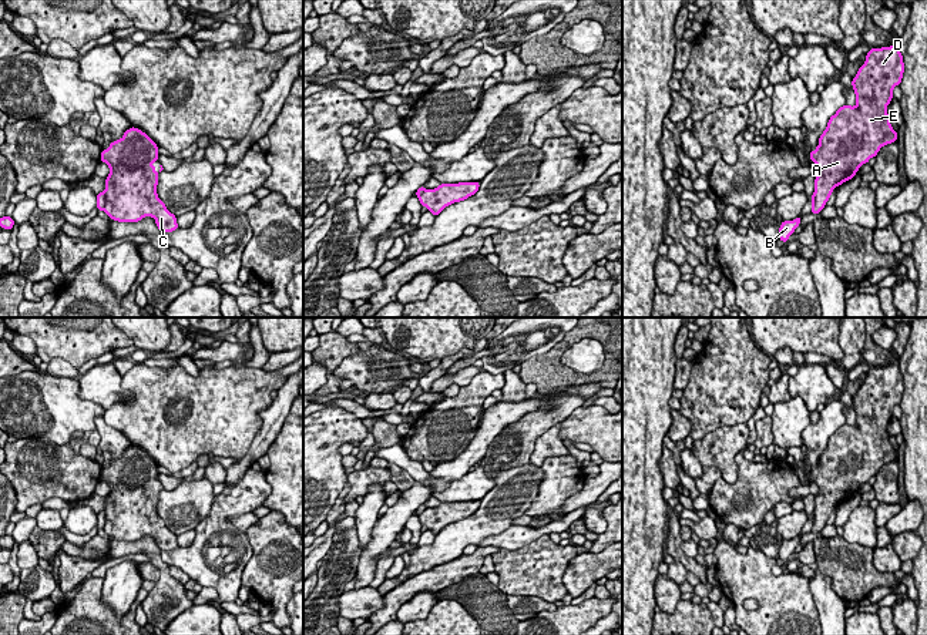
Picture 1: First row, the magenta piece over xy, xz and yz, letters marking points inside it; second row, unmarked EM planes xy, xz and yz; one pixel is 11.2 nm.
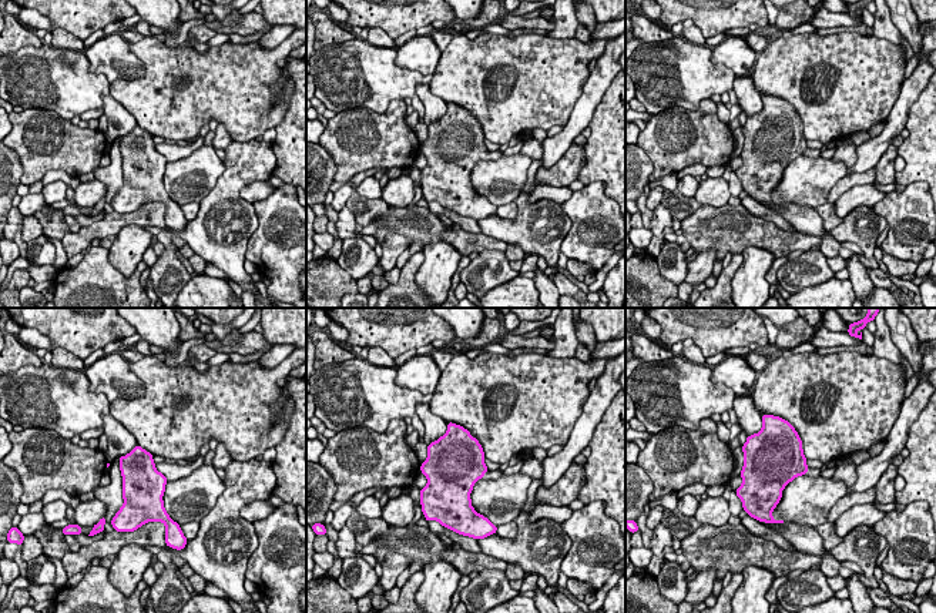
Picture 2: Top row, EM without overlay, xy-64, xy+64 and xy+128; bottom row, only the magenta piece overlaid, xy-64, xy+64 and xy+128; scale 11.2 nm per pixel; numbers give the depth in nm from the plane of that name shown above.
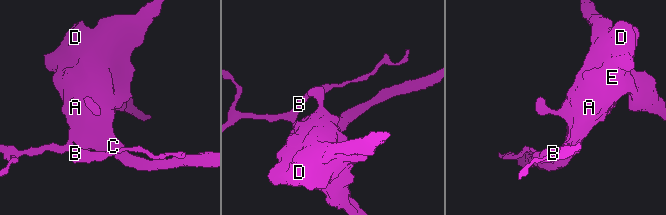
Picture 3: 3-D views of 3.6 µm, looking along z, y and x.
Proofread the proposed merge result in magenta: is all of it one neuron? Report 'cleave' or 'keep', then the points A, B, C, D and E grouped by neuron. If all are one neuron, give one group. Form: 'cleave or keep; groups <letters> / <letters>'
cleave; groups A C D E / B

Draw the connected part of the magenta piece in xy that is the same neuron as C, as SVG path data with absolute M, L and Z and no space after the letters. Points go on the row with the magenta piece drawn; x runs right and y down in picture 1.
M131 125L121 140L110 144L107 149L101 151L100 161L110 168L110 175L105 178L105 205L104 212L112 221L118 222L138 222L145 216L152 216L161 232L172 232L178 229L177 216L171 214L165 204L158 198L157 185L158 175L164 169L155 171L158 161L158 145L141 130Z

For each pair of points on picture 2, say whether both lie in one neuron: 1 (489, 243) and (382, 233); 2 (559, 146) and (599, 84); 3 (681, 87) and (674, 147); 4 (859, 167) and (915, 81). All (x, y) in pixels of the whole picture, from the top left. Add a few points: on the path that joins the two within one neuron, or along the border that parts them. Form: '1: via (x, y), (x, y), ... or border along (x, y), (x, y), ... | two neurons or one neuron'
1: via (462, 241), (423, 225), (409, 225) | one neuron
2: via (572, 130), (589, 100) | one neuron
3: border along (708, 97), (694, 110), (667, 107), (654, 114) | two neurons
4: via (876, 146), (893, 127), (903, 103) | one neuron

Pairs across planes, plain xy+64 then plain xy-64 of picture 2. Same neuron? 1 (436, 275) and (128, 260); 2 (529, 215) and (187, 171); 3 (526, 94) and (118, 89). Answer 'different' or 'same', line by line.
1: same
2: different
3: same

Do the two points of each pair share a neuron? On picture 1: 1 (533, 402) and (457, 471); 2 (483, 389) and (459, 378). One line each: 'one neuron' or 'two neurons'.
1: one neuron
2: two neurons

